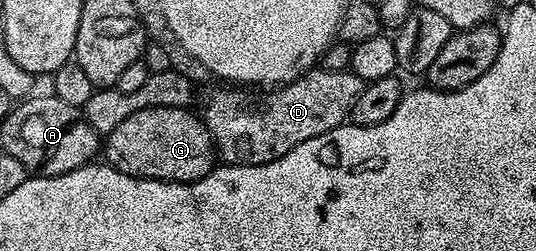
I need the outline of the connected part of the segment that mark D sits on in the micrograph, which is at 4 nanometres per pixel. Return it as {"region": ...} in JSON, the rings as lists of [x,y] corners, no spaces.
{"region":[[[312,70],[278,90],[247,91],[239,86],[223,86],[208,98],[201,119],[223,164],[264,164],[289,154],[293,146],[301,146],[309,138],[338,128],[350,117],[351,104],[361,94],[364,83],[350,70]]]}

